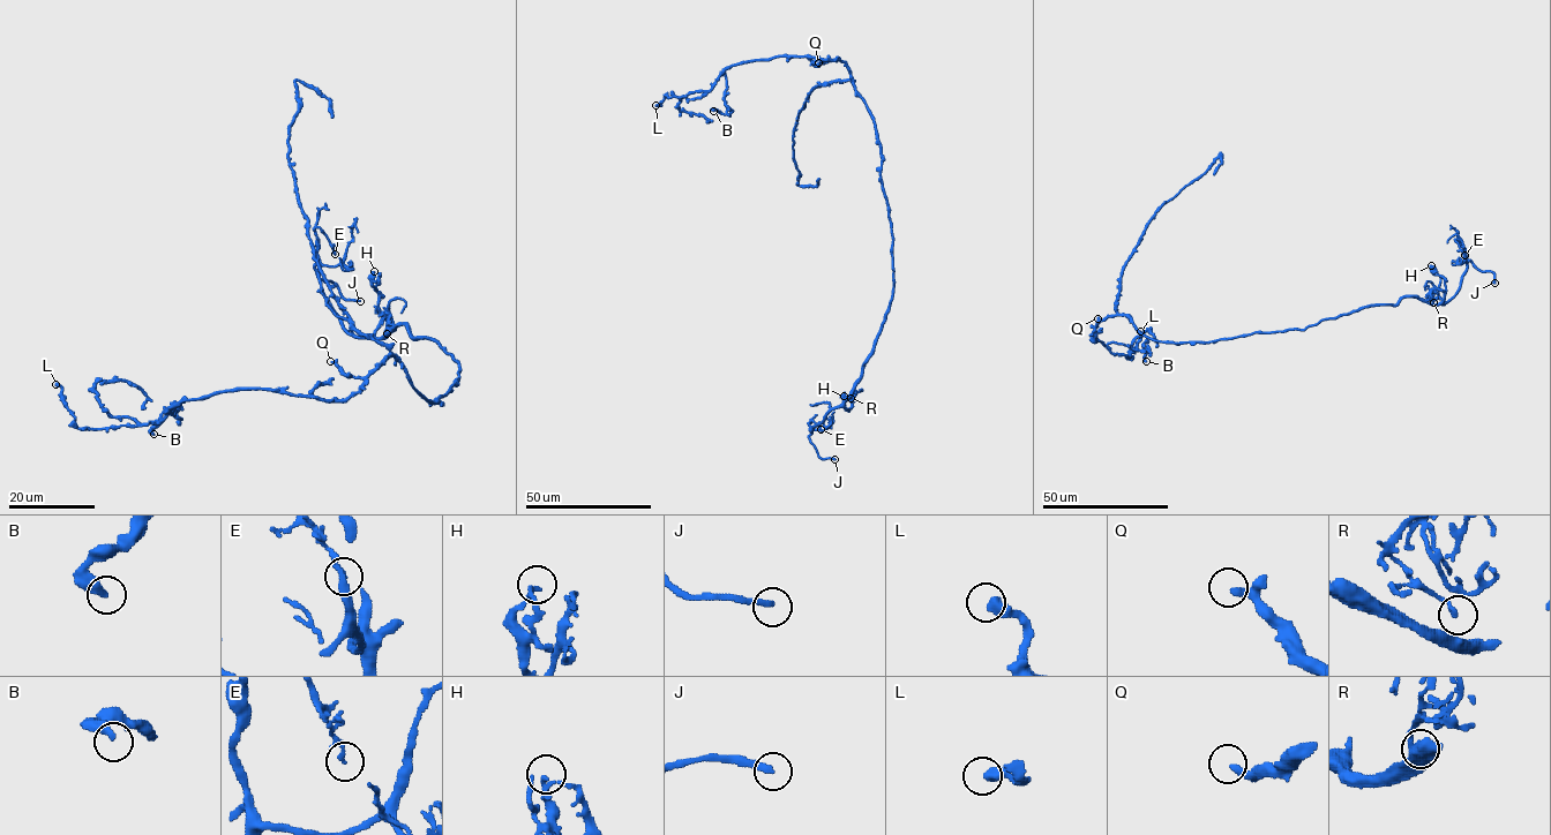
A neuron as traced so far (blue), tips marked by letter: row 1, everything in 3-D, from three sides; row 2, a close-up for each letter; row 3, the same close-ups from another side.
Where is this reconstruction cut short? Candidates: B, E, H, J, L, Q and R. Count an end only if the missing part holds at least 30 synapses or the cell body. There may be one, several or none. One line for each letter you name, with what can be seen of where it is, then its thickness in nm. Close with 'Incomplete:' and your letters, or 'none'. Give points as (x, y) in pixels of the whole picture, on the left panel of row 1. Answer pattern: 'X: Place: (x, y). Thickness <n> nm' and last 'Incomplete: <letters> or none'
J: Place: (360, 301). Thickness 260 nm
Incomplete: J

